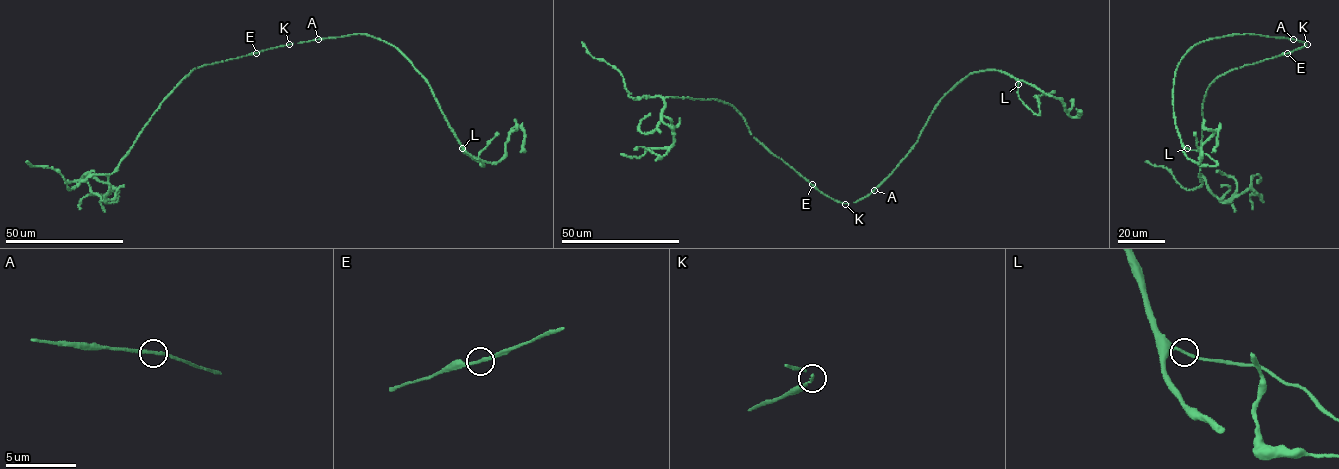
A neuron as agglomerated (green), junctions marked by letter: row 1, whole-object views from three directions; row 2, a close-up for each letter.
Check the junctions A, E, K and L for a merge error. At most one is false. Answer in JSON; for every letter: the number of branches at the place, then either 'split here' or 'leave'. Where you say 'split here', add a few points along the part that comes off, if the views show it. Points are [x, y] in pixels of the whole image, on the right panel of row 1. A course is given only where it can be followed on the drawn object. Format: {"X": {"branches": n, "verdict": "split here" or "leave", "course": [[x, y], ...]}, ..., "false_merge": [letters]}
{"A": {"branches": 2, "verdict": "leave"}, "E": {"branches": 2, "verdict": "leave"}, "K": {"branches": 2, "verdict": "leave"}, "L": {"branches": 2, "verdict": "leave"}, "false_merge": []}

